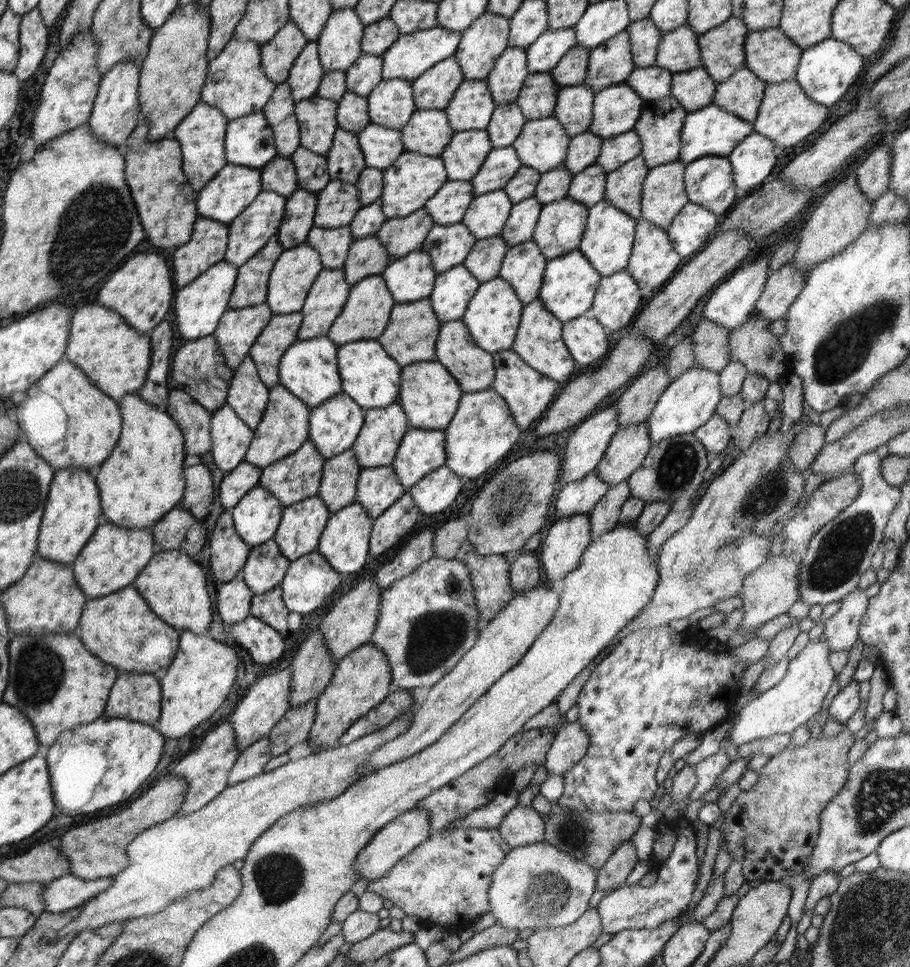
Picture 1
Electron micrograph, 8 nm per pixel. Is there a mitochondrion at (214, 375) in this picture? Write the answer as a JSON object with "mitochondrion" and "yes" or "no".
{"mitochondrion":"yes"}

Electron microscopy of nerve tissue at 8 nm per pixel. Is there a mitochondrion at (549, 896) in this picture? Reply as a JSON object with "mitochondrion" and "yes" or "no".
{"mitochondrion":"yes"}

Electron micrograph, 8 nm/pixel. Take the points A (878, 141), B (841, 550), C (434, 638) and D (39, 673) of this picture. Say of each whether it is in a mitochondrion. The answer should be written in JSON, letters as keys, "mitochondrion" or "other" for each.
{"A":"other","B":"mitochondrion","C":"mitochondrion","D":"mitochondrion"}

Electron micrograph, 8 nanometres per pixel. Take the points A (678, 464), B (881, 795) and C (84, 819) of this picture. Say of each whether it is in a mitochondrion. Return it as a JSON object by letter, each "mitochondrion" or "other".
{"A":"mitochondrion","B":"mitochondrion","C":"other"}

